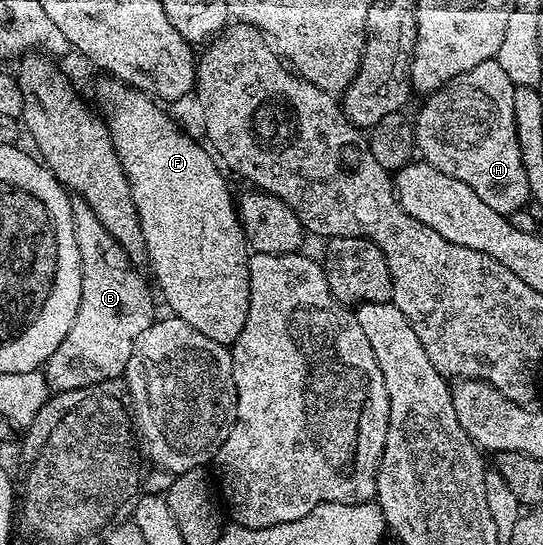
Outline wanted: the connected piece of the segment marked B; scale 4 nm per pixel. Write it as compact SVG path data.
M81 199L72 200L71 214L77 251L81 255L81 303L77 307L77 319L73 319L73 327L69 327L69 335L61 339L61 347L53 351L46 363L48 386L54 381L76 385L93 381L77 377L99 379L117 373L123 363L129 361L129 355L133 355L133 343L137 343L139 336L157 319L148 278L143 278L135 270L138 268L129 260L117 239L105 231L101 219L93 215L89 203Z

